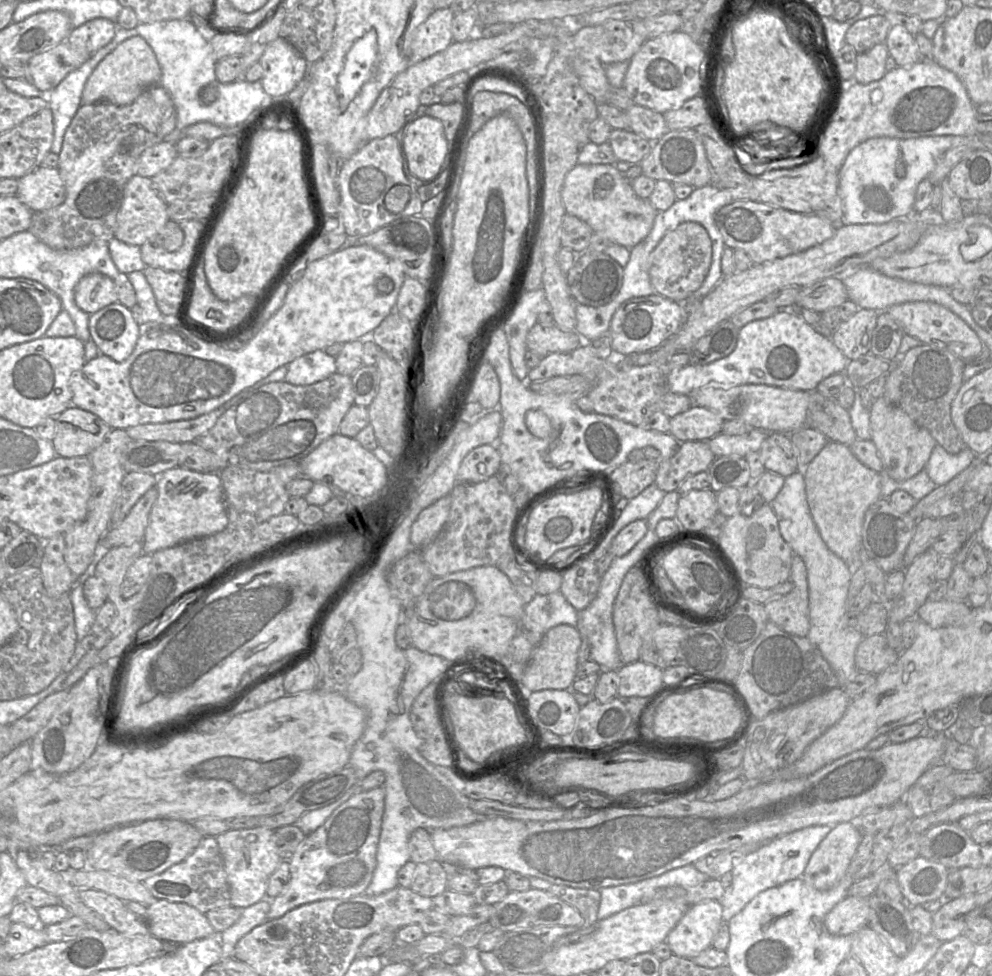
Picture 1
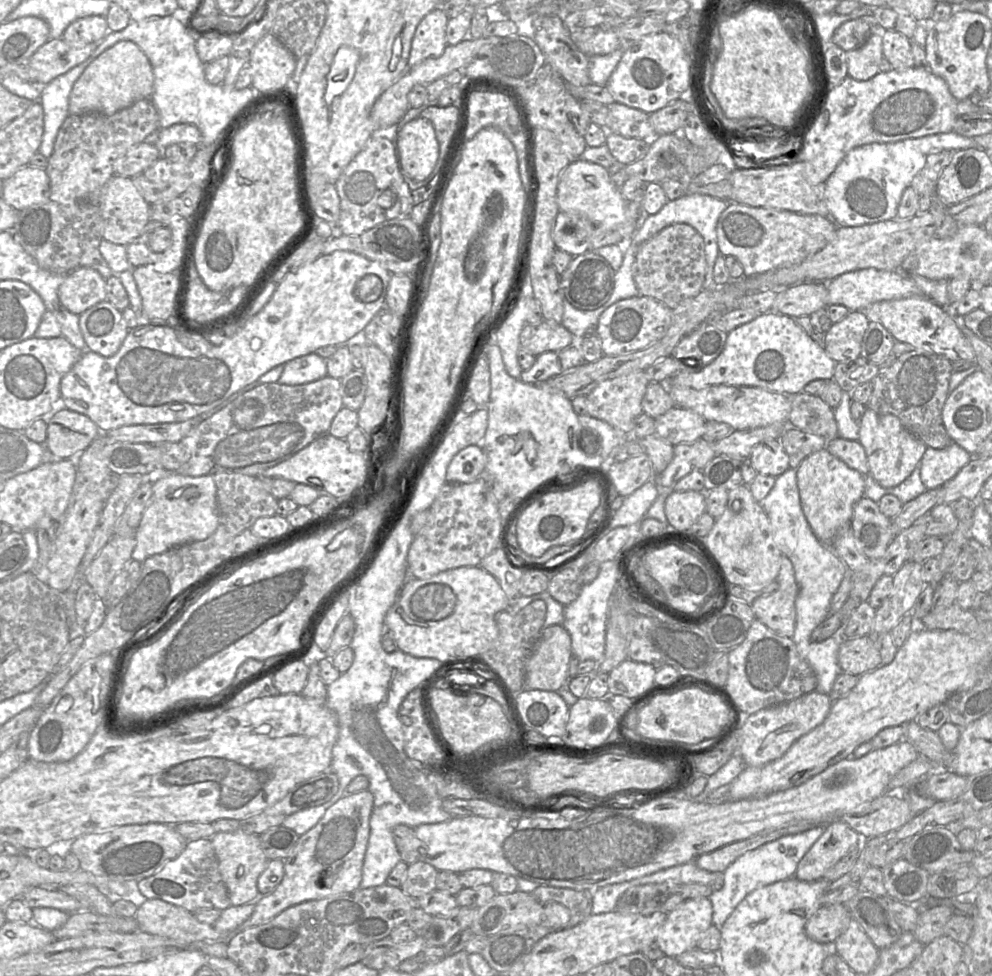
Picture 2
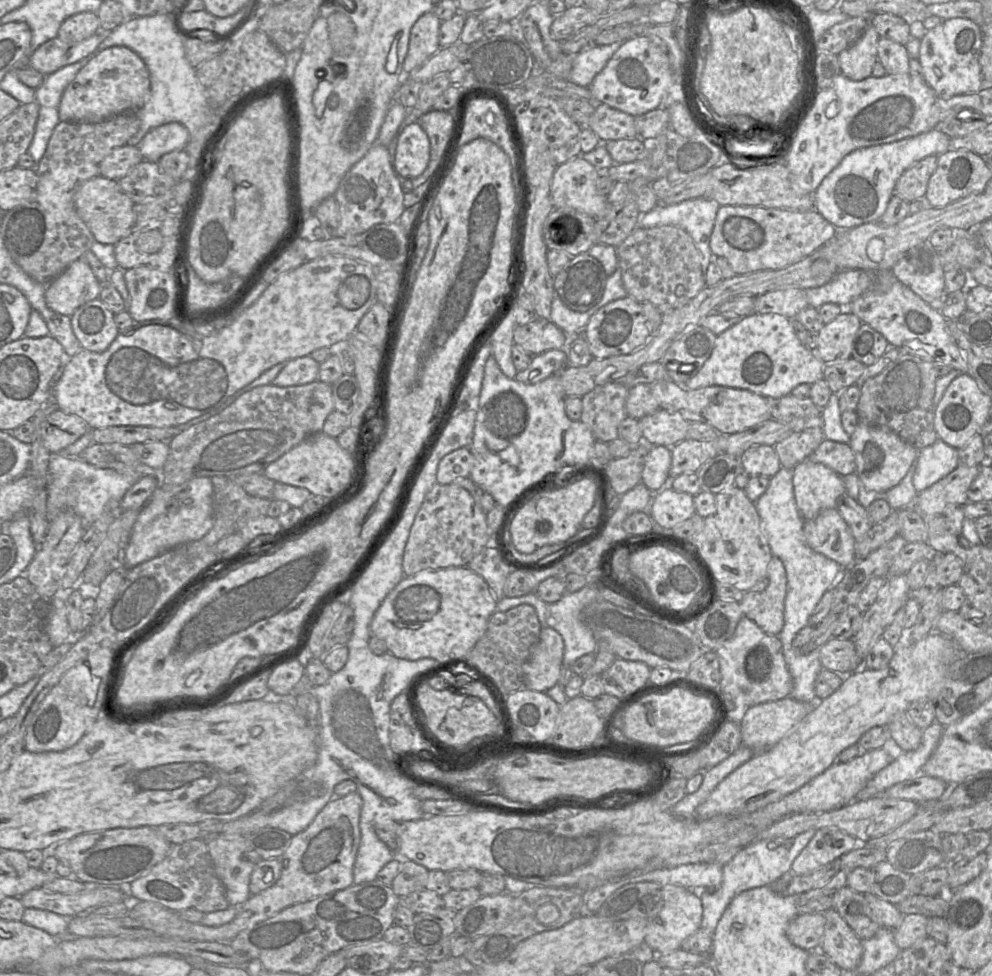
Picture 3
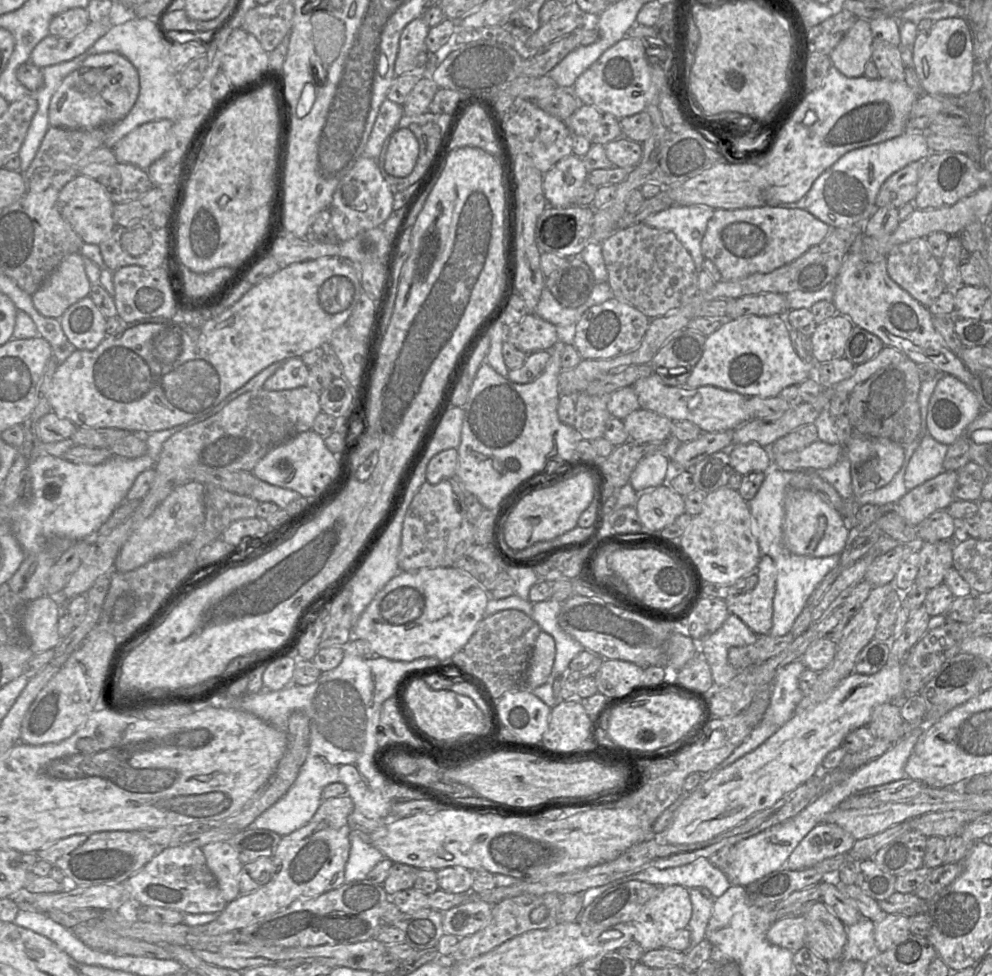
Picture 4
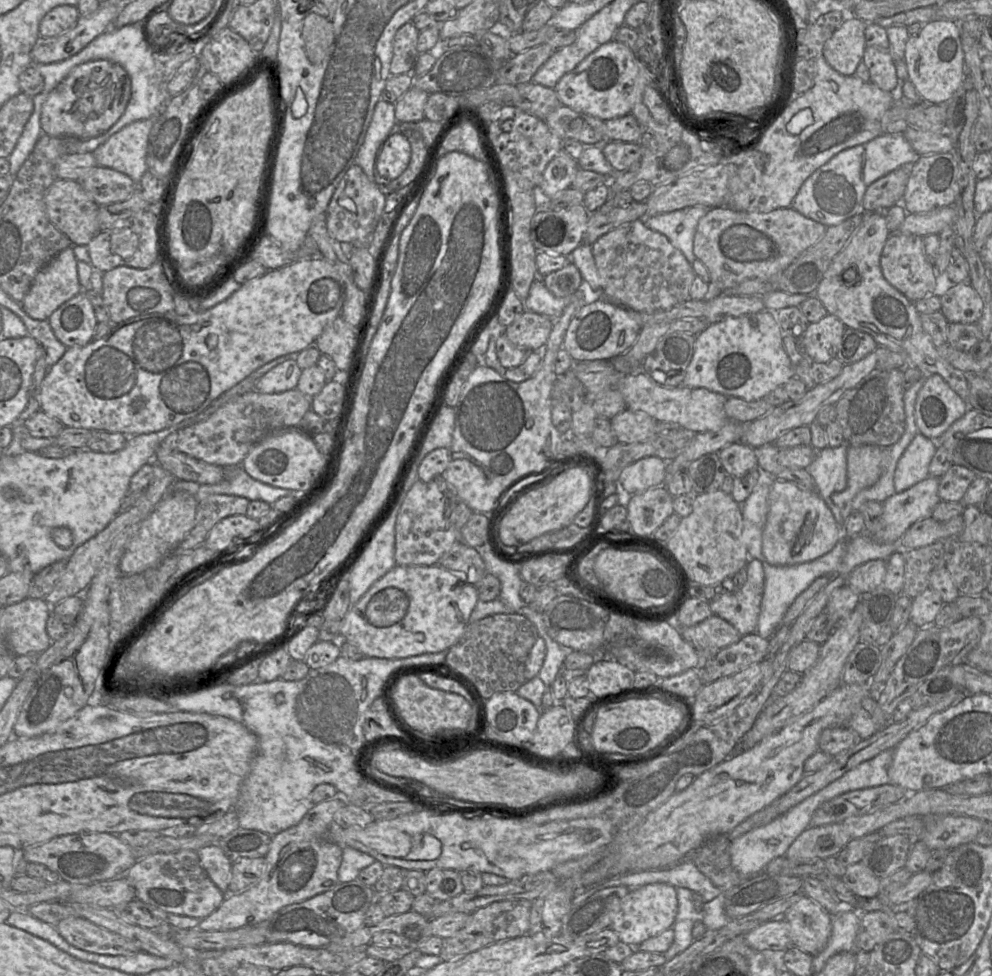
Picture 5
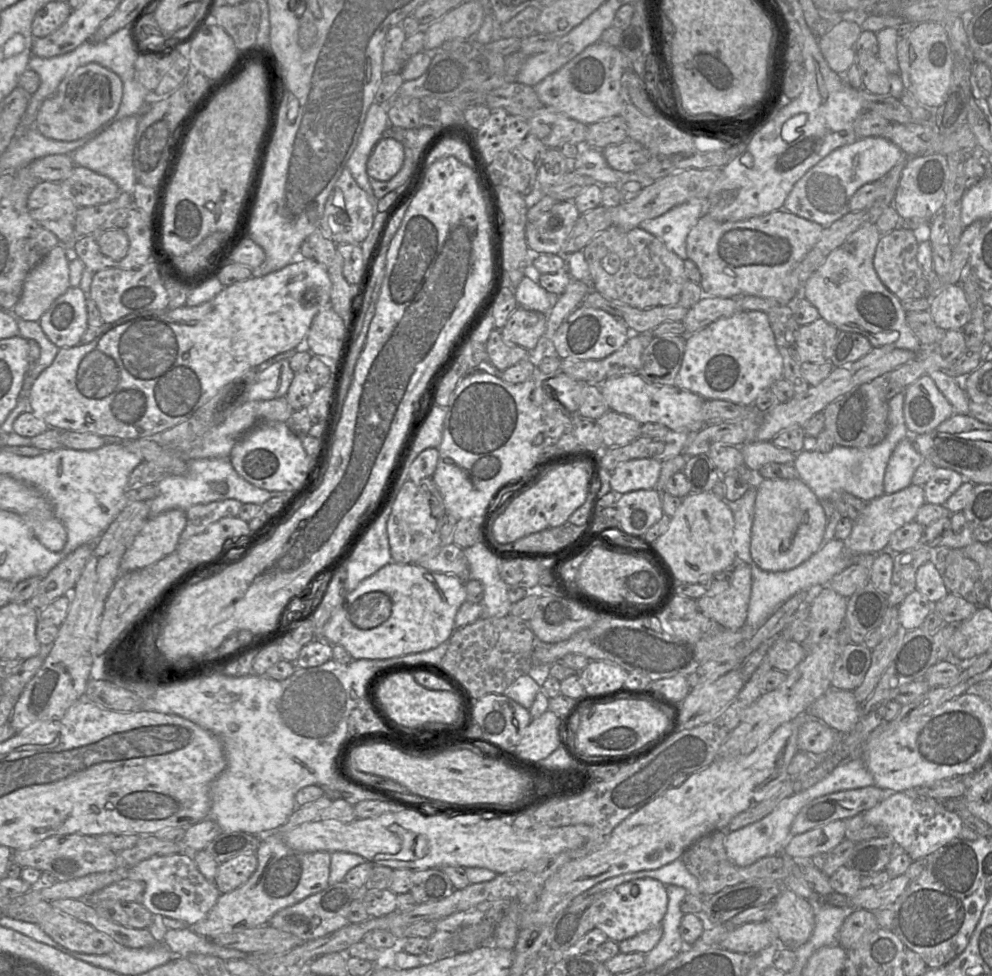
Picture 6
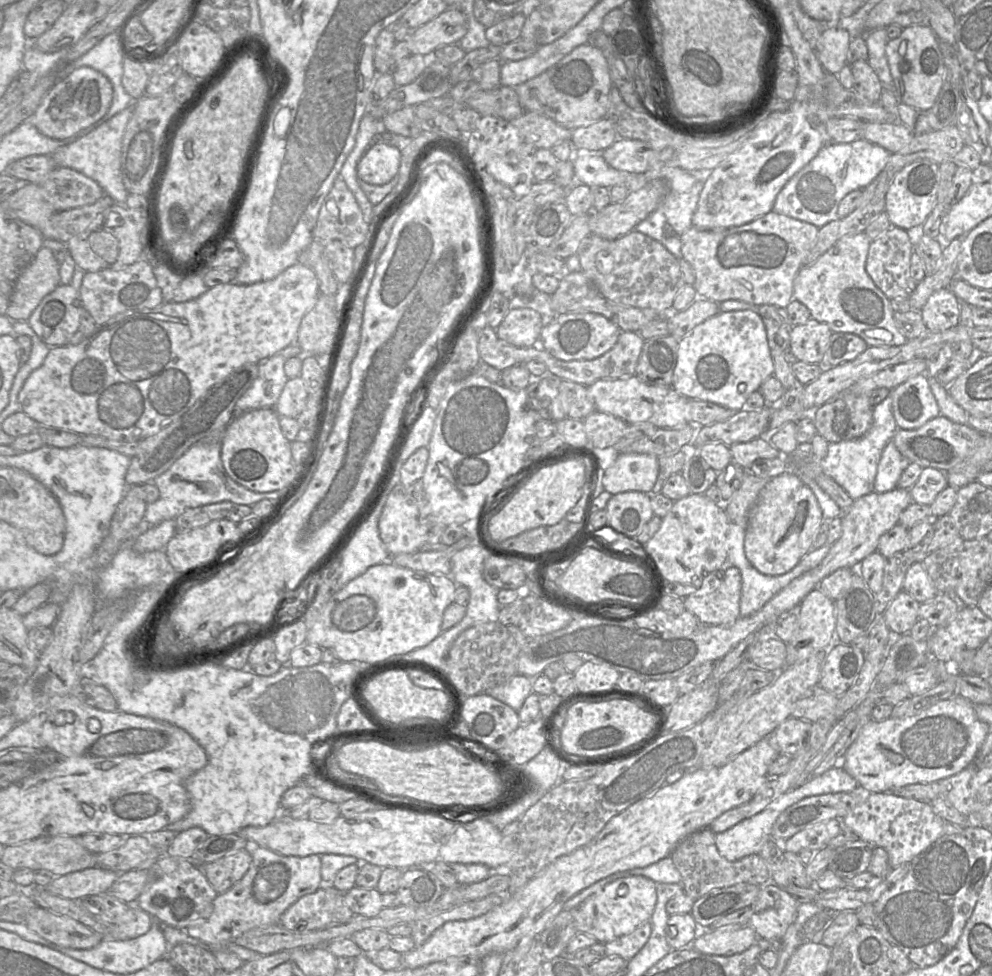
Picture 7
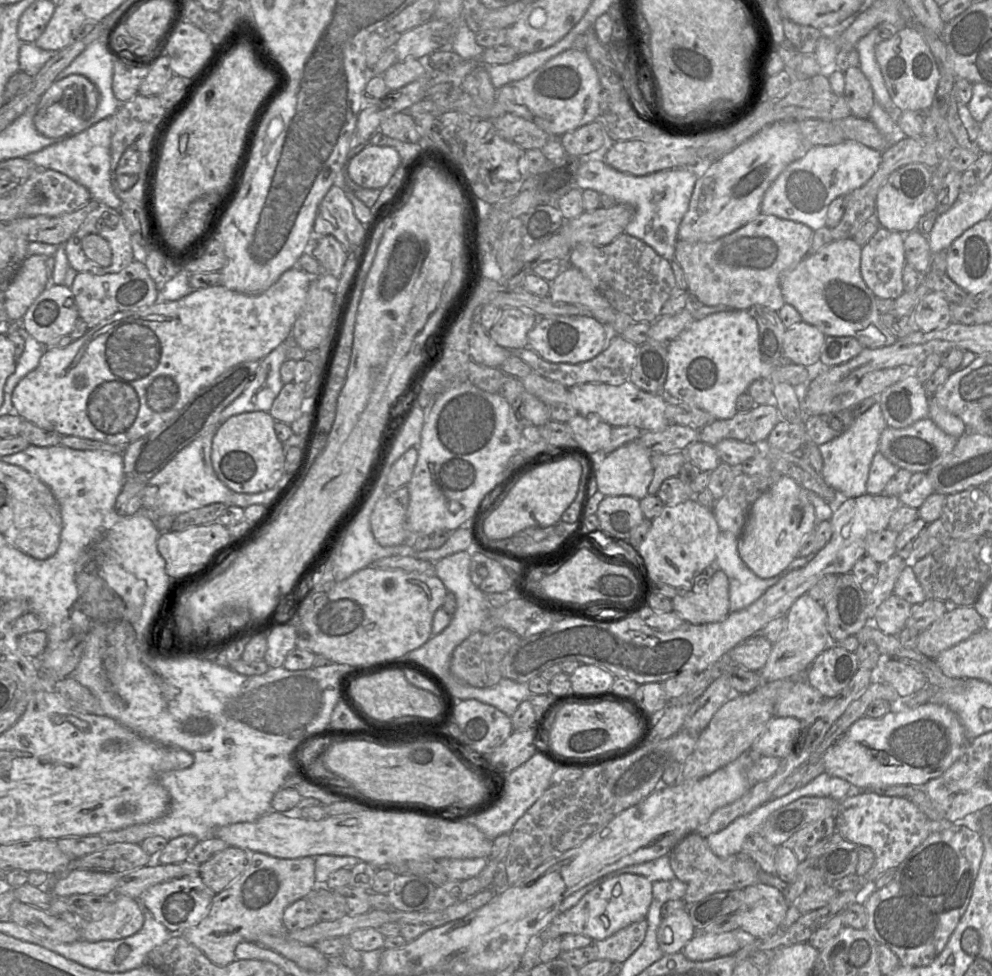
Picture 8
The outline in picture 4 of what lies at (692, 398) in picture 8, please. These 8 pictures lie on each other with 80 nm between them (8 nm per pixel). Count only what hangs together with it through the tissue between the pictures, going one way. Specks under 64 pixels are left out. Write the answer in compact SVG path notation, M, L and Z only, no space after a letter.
M747 314L722 324L706 336L702 356L685 386L704 385L736 391L744 396L774 397L783 388L813 375L812 367L795 352L784 315Z

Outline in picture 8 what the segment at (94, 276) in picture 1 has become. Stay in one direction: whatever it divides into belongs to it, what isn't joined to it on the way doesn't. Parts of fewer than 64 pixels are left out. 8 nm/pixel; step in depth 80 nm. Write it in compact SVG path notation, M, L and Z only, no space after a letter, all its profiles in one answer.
M41 255L28 256L5 292L5 309L12 321L21 320L34 300L49 286L53 259Z

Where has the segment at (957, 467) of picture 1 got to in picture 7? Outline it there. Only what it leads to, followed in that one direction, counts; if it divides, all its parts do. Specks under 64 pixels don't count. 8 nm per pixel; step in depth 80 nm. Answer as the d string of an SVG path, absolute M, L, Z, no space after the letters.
M893 441L884 448L878 463L874 492L885 493L897 488L898 480L911 462L903 456Z

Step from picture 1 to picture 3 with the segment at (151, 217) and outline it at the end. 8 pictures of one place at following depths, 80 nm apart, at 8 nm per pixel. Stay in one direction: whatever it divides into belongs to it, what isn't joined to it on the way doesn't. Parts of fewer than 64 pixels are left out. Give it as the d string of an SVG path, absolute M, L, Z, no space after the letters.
M97 176L83 182L74 194L74 205L79 217L91 231L96 242L115 245L132 232L137 224L134 202L121 189L118 181Z

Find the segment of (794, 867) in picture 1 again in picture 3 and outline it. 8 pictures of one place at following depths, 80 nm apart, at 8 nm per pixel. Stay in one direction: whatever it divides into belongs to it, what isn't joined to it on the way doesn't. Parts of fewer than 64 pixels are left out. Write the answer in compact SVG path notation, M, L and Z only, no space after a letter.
M808 830L790 838L771 838L750 843L741 848L741 850L723 866L723 879L721 886L713 893L708 893L709 887L697 887L693 890L700 897L703 914L701 929L708 934L713 935L715 928L730 904L730 902L741 892L768 886L785 873L791 870L791 865L801 851L808 845L814 837L816 830Z

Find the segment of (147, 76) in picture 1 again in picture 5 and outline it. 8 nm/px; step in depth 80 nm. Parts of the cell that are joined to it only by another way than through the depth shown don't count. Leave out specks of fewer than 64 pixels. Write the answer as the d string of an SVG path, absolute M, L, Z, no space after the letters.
M108 60L83 63L48 95L40 117L42 133L74 139L99 136L118 121L130 98L131 81L122 66Z

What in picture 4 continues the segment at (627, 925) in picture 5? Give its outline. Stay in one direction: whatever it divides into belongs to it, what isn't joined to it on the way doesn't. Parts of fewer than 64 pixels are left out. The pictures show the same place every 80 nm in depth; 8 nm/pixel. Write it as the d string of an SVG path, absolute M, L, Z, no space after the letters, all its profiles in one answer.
M680 885L660 887L658 894L643 905L636 918L627 923L633 926L633 940L645 951L663 948L679 930L687 929L692 915L688 890Z

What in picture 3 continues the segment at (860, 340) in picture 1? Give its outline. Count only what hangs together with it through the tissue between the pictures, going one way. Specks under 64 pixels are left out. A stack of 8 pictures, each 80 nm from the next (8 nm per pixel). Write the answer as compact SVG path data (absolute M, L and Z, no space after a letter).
M843 310L831 322L824 323L816 334L820 360L834 363L851 358L853 340L861 324L860 318L848 310Z

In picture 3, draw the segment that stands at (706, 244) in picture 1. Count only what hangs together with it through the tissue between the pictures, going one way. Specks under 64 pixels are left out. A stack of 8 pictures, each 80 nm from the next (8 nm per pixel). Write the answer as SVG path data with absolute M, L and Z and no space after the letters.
M680 227L636 228L616 247L616 253L627 294L652 303L661 313L682 307L706 286L701 254L692 237Z

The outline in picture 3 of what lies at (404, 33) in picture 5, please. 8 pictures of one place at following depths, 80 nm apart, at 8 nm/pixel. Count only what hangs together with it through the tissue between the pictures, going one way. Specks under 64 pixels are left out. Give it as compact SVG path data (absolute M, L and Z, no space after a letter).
M433 11L423 14L414 23L410 30L403 72L409 73L438 52L440 49L438 36L441 23Z

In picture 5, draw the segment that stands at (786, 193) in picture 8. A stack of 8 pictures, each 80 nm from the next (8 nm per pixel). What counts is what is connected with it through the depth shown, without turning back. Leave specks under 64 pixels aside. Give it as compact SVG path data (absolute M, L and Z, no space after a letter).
M902 133L882 134L839 152L818 168L802 184L791 207L826 227L837 225L865 212L862 201L871 183L902 166L912 165L919 157Z

